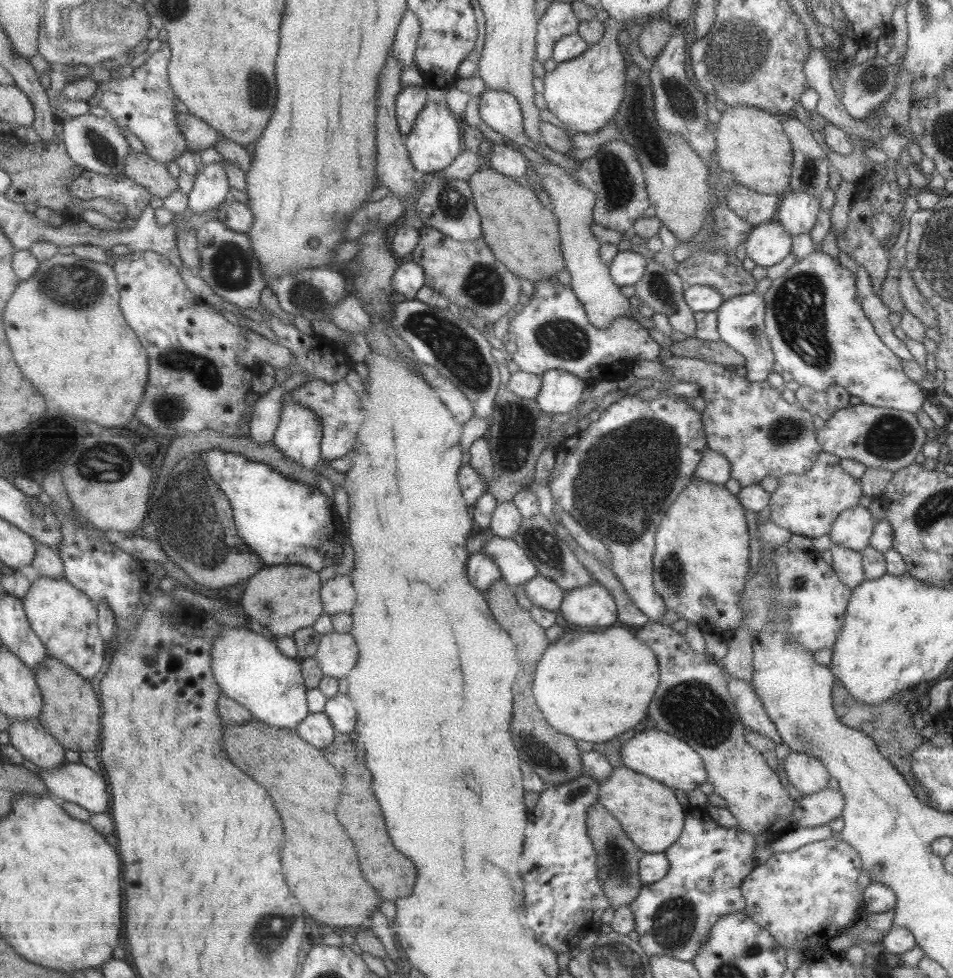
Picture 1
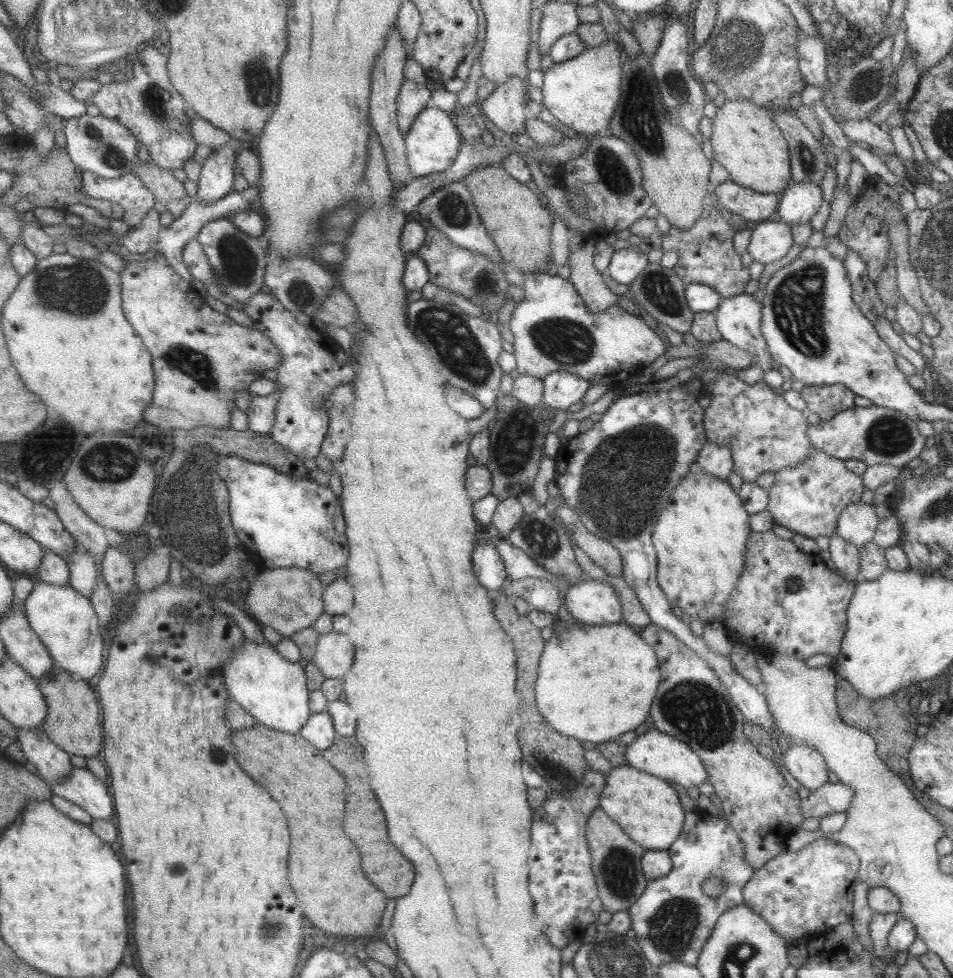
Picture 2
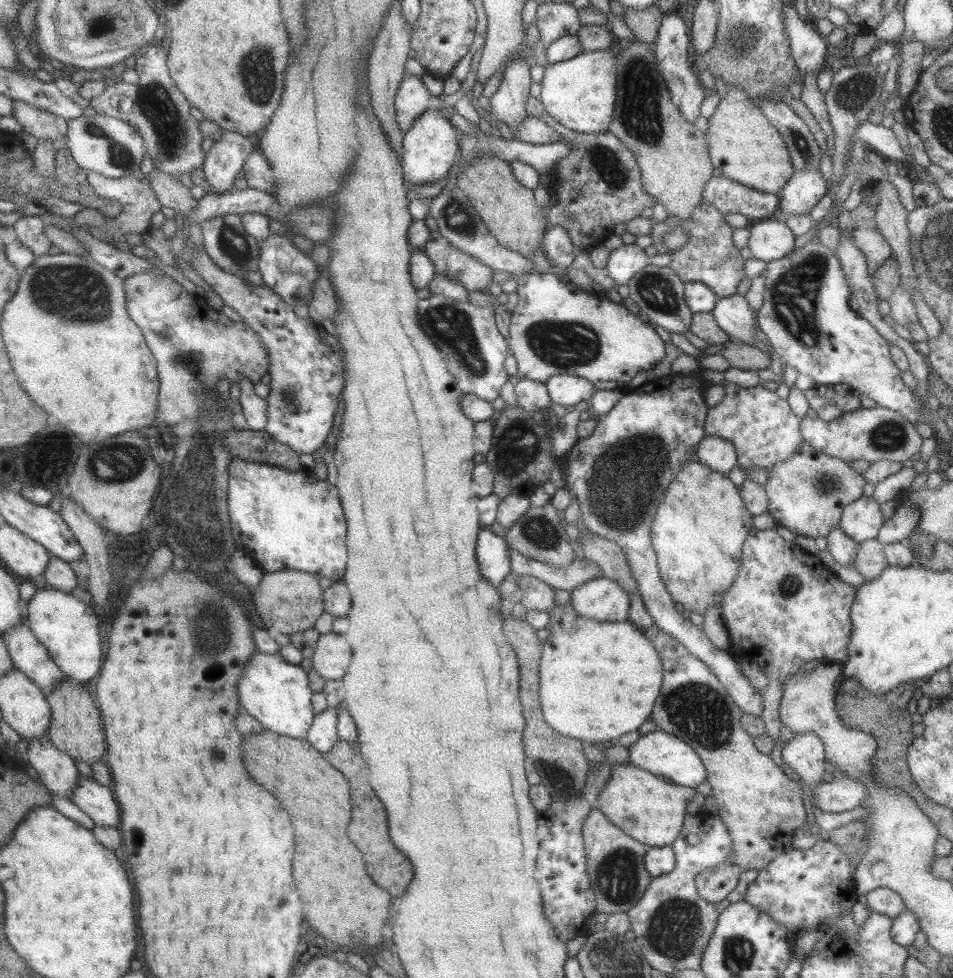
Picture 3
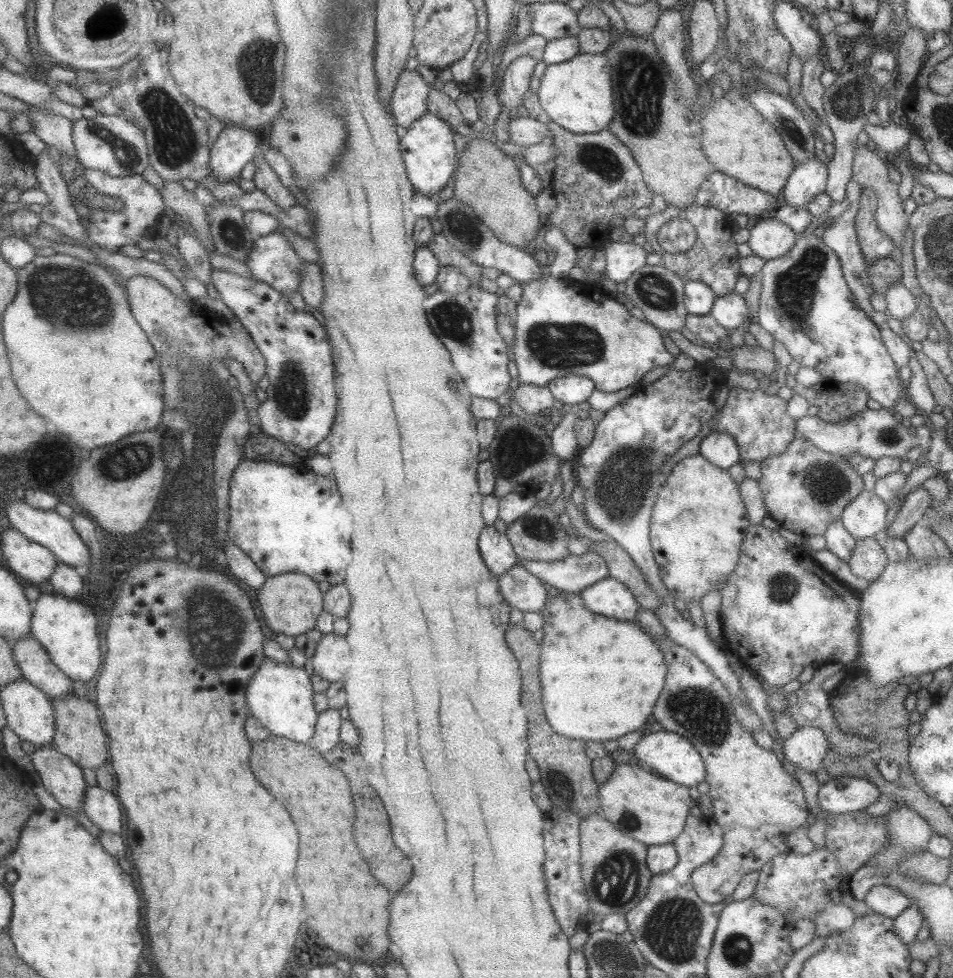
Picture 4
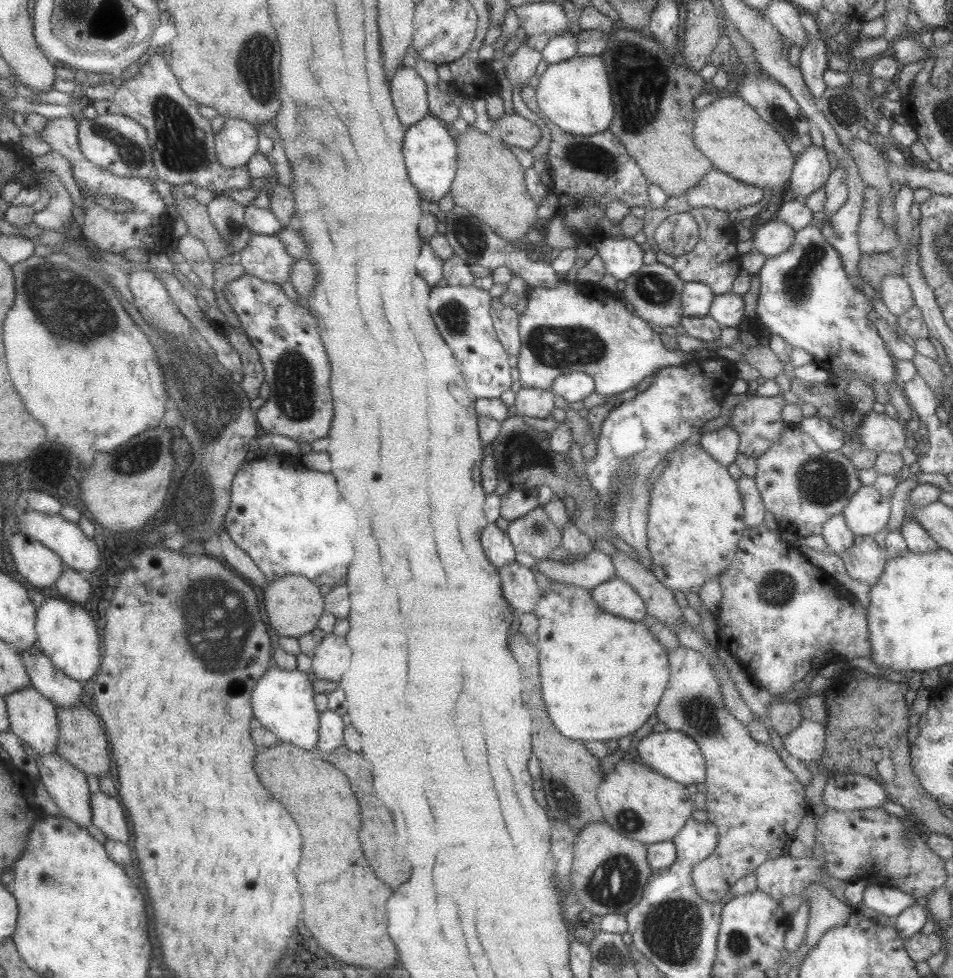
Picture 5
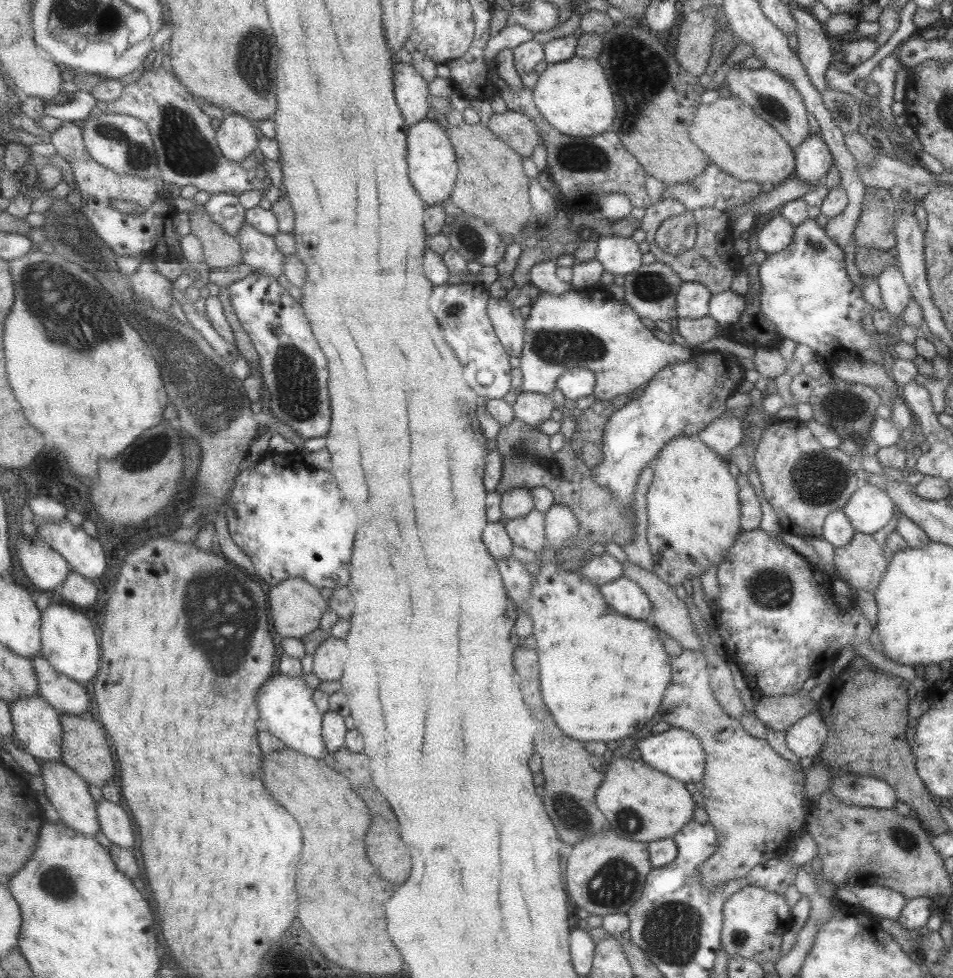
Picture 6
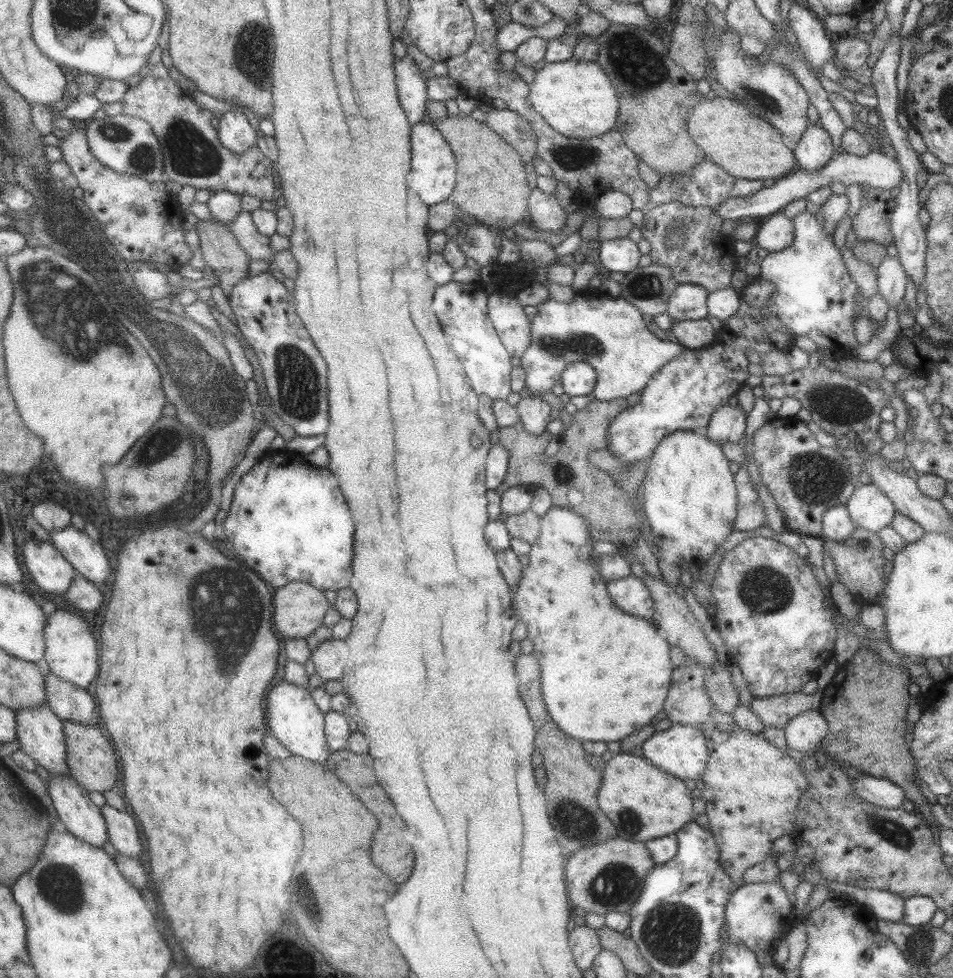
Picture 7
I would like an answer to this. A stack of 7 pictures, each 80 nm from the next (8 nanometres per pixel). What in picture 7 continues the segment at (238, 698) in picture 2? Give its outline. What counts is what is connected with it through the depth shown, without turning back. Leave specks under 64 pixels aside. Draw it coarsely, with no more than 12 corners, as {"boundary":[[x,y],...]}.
{"boundary":[[285,679],[266,691],[269,732],[325,764],[324,714]]}

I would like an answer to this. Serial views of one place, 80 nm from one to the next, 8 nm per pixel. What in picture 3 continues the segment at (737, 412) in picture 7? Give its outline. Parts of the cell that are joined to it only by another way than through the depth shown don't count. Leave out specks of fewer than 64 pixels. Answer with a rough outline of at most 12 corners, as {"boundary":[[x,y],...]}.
{"boundary":[[704,436],[695,459],[719,474],[736,465],[728,440]]}

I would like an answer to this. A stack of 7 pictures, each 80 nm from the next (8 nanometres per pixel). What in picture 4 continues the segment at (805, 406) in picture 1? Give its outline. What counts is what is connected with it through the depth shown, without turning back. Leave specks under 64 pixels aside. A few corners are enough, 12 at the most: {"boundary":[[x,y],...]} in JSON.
{"boundary":[[822,380],[792,390],[828,423],[867,408],[867,391]]}

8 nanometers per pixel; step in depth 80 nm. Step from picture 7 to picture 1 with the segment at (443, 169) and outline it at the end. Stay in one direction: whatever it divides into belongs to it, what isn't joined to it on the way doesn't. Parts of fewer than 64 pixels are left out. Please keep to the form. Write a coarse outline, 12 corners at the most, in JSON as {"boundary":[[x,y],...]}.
{"boundary":[[427,100],[404,145],[418,175],[461,152],[459,123]]}

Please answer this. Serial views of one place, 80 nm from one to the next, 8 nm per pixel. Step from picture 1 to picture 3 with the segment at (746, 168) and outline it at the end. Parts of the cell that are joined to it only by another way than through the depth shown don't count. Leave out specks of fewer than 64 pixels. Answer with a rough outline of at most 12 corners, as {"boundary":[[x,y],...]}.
{"boundary":[[729,87],[707,120],[713,168],[777,194],[795,170],[756,102]]}

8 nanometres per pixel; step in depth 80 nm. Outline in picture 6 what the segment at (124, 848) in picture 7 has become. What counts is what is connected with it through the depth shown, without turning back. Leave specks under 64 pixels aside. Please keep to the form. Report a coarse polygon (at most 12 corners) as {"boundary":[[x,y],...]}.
{"boundary":[[103,797],[95,803],[100,831],[133,850],[131,817]]}

